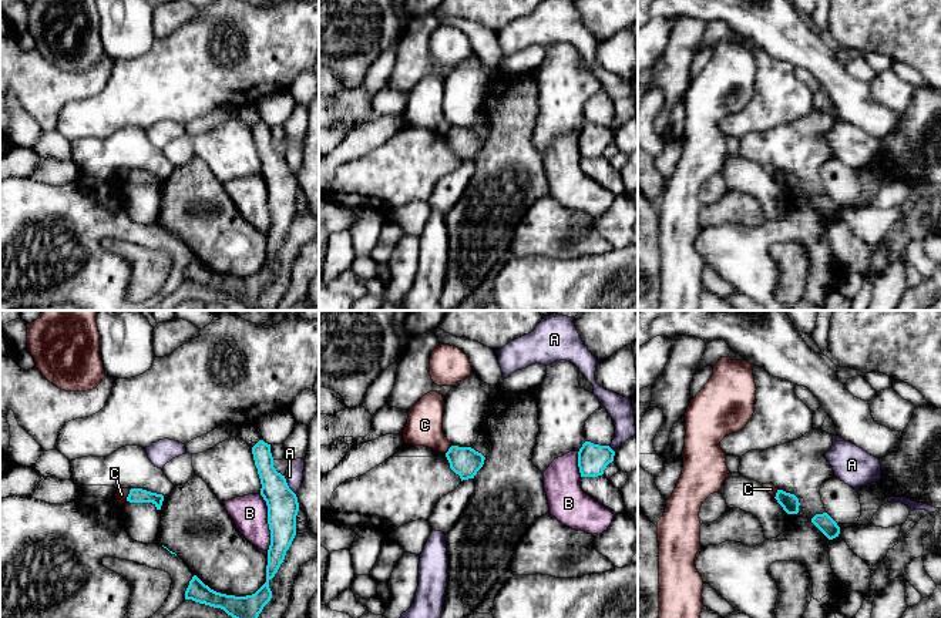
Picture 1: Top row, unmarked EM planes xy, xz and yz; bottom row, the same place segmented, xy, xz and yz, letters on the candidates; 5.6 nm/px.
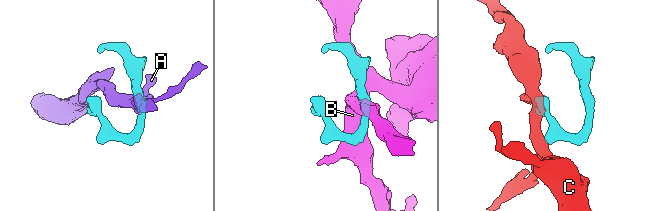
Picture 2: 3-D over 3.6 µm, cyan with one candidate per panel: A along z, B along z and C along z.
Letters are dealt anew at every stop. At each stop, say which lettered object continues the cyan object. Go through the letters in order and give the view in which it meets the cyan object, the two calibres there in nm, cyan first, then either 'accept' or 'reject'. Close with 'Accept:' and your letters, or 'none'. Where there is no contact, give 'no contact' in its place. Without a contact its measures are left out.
A: meets cyan in xy; 180 nm thick on the cyan side, 100 nm on the other; reject
B: meets cyan in xy; 180 nm thick on the cyan side, 200 nm on the other; reject
C: meets cyan in xy; 80 nm thick on the cyan side, 70 nm on the other; reject
Accept: none

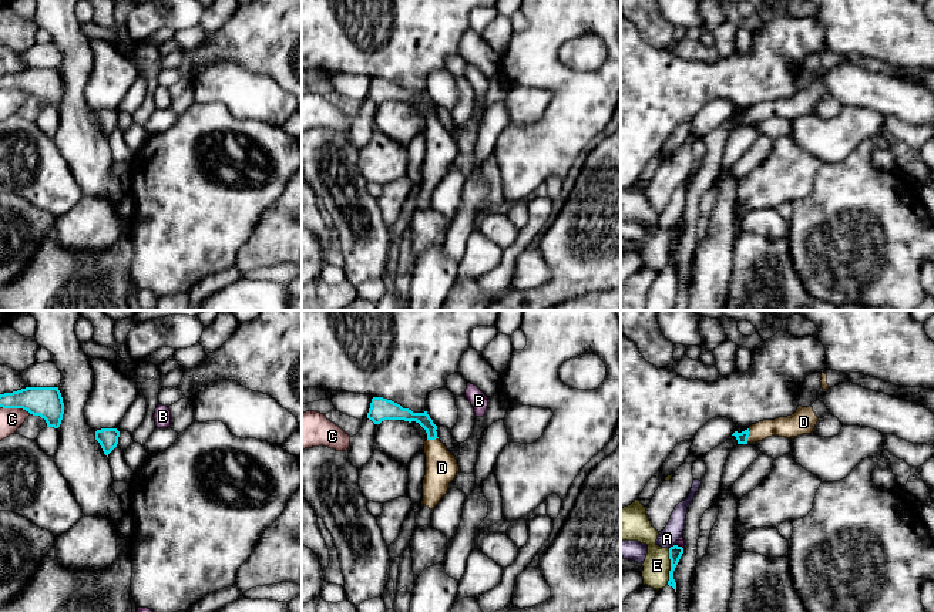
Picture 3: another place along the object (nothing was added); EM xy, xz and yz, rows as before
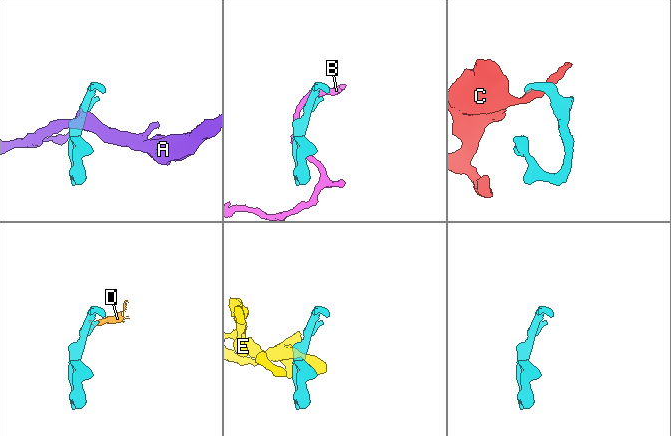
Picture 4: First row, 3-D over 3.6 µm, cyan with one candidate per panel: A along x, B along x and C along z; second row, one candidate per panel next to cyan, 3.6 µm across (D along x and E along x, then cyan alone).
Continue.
A: meets cyan in yz; 80 nm thick on the cyan side, 110 nm on the other; reject
B: meets cyan in yz; 80 nm thick on the cyan side, 50 nm on the other; reject
C: meets cyan in xy; 180 nm thick on the cyan side, 130 nm on the other; reject
D: meets cyan in yz; 60 nm thick on the cyan side, 130 nm on the other; accept
E: meets cyan in yz; 80 nm thick on the cyan side, 160 nm on the other; reject
Accept: D

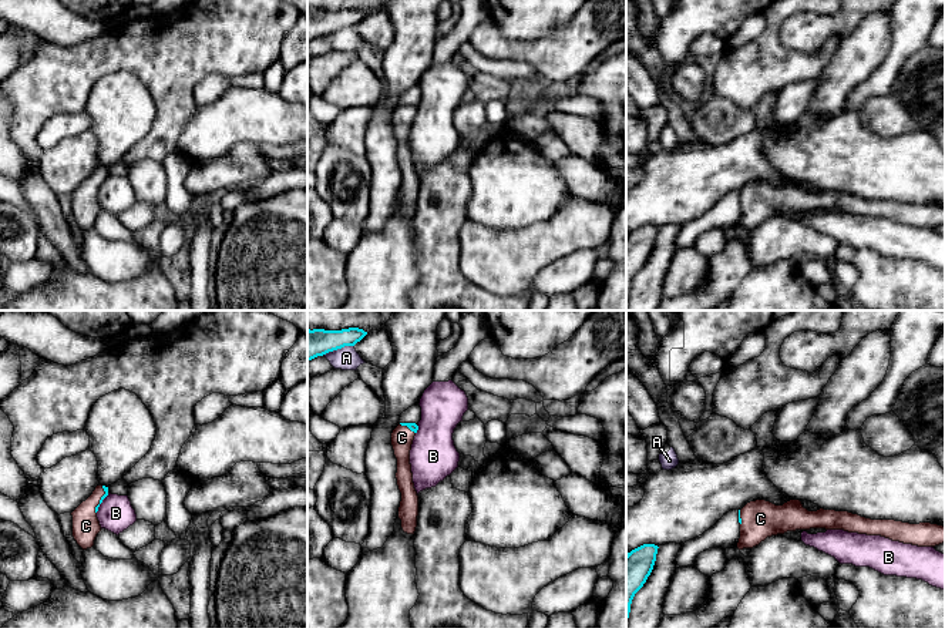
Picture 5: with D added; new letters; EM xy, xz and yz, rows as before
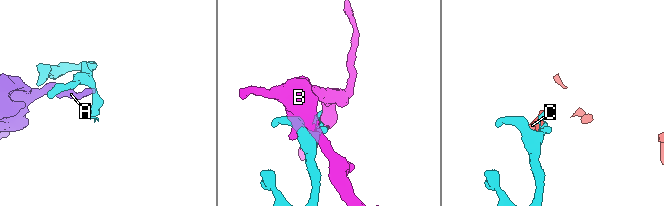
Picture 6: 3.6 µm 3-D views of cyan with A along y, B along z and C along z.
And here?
A: meets cyan in xz; 160 nm thick on the cyan side, 130 nm on the other; reject
B: meets cyan in xy; 30 nm thick on the cyan side, 200 nm on the other; reject
C: meets cyan in xy; 30 nm thick on the cyan side, 160 nm on the other; accept
Accept: C

